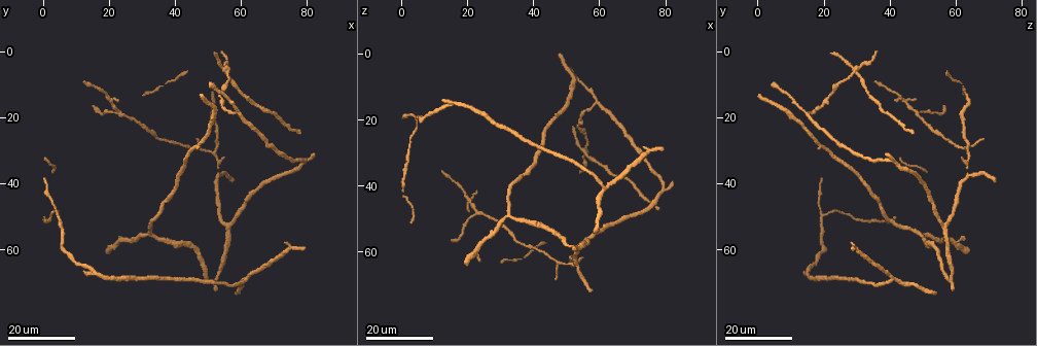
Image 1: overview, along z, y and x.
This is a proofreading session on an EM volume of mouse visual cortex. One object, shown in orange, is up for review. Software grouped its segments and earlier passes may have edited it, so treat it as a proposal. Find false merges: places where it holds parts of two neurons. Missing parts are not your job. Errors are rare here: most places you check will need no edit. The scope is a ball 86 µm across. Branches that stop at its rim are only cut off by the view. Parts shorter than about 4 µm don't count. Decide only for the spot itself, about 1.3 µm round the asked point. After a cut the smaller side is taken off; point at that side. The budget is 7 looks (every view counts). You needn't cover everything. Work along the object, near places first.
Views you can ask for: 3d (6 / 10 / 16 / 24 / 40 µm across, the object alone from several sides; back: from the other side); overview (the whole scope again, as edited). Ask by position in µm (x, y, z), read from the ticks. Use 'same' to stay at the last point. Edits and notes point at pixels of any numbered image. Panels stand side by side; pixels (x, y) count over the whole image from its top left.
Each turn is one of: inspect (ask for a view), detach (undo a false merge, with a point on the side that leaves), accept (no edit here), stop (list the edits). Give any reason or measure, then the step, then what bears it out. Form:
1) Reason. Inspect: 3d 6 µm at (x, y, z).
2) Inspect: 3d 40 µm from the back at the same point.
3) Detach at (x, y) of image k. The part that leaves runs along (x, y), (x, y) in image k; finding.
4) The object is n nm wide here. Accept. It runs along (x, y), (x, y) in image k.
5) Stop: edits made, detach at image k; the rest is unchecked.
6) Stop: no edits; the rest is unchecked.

Inspect: 3d 24 µm at (56.0, 6.5, 29.0).

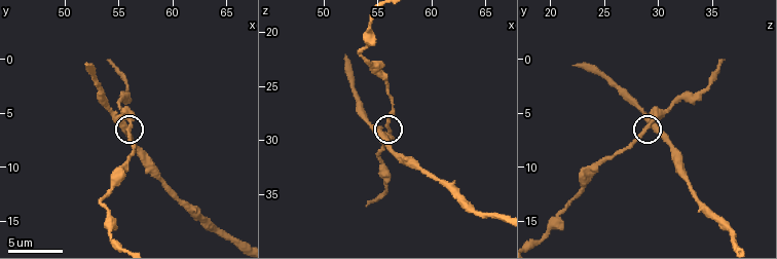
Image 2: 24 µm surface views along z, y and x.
Inspect: 3d 6 µm at (55.0, 6.0, 29.6).

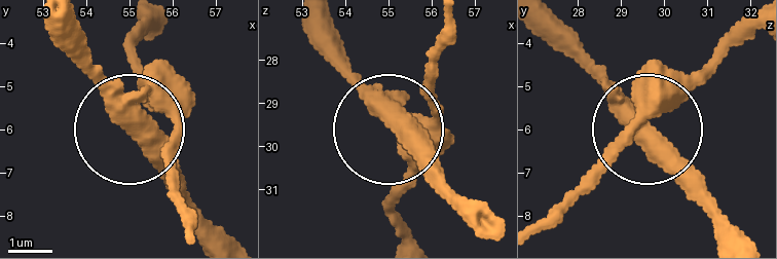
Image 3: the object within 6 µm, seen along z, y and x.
Accept. It runs along (541, 224), (713, 62) in image 3; one neuron here.

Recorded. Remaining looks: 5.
Three arms meet. Inspect: 3d 16 µm at (23.0, 18.0, 48.5).

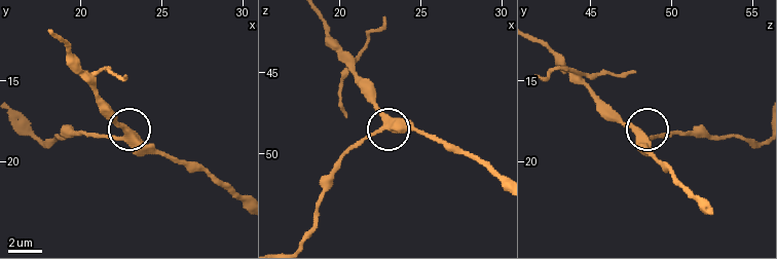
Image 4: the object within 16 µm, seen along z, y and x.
Inspect: 3d 10 µm at (23.0, 18.2, 48.0).

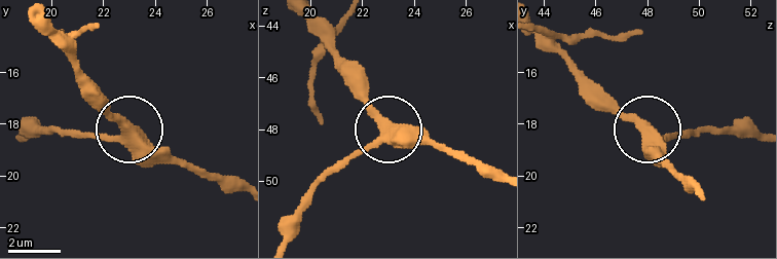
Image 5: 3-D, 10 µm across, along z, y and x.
The side arm is 13 µm long. Accept. It runs along (495, 179), (390, 131), (338, 170) in image 5; all the same neuron.

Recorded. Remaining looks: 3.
Arms part here. Inspect: 3d 16 µm at (52.0, 31.0, 64.0).

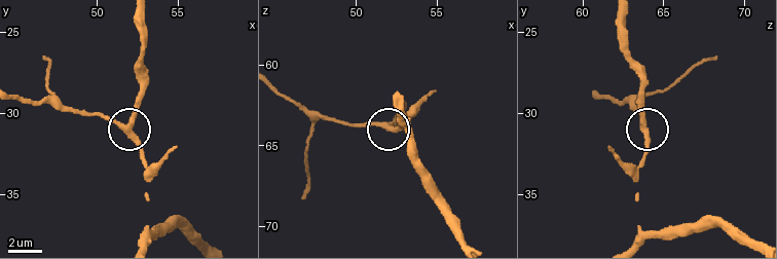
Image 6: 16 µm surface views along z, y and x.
Inspect: 3d 10 µm at (51.7, 30.7, 63.7).

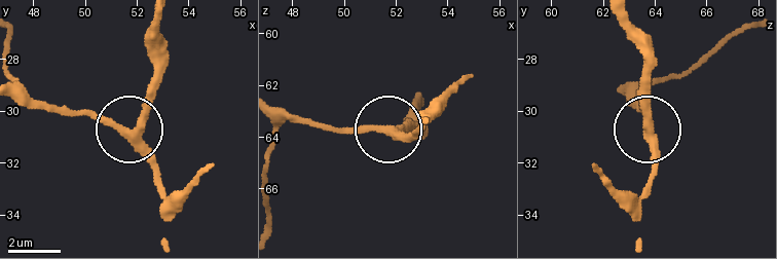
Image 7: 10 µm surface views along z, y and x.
Accept. All the same neuron.

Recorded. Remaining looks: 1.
Stop: no edits; the rest is unchecked.

